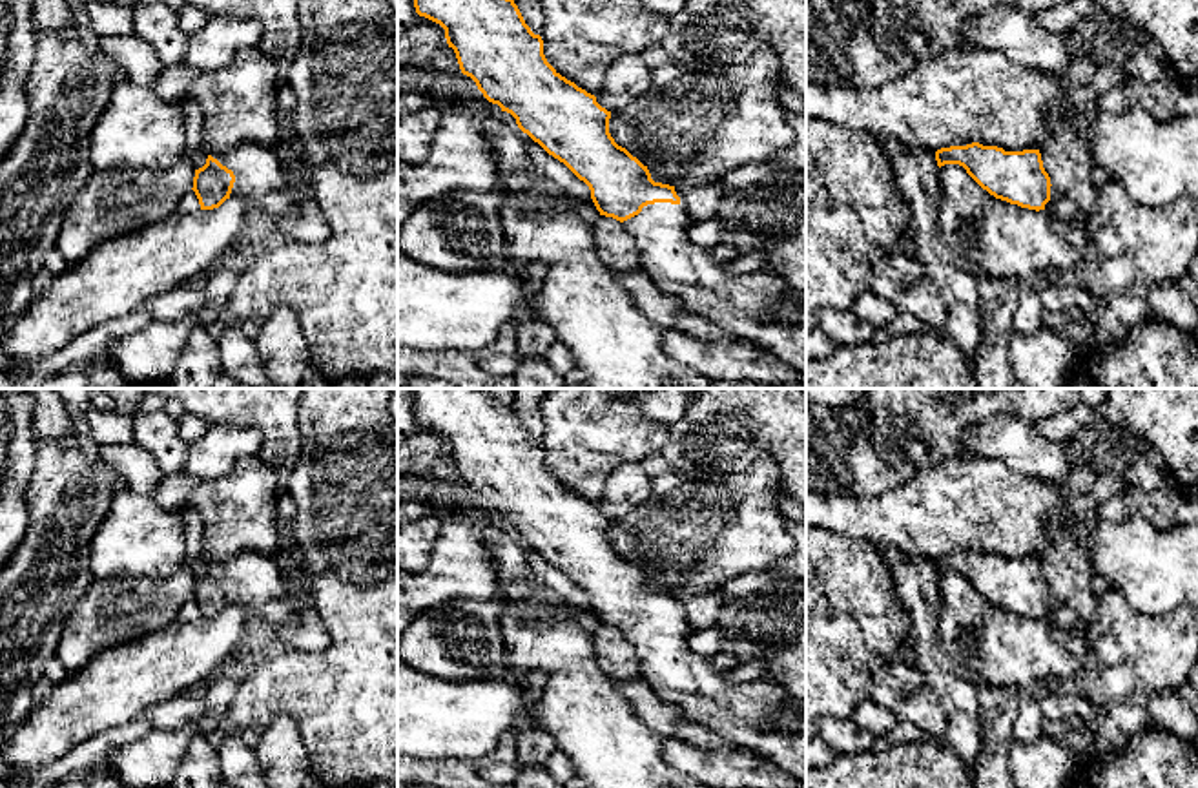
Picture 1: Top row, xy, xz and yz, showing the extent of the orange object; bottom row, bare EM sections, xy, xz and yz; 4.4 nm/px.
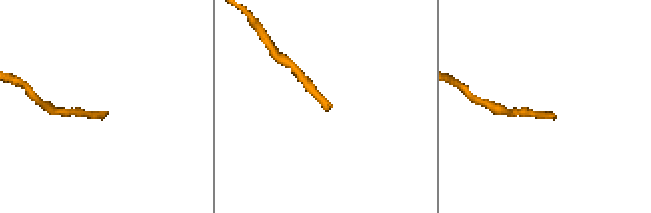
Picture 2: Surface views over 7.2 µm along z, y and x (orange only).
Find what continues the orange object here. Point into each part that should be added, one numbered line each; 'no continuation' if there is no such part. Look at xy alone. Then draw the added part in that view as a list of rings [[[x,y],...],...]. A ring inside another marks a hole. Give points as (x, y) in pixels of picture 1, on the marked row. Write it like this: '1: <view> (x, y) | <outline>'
1: xy (258, 170) | [[[243,142],[228,153],[212,157],[235,175],[230,197],[241,197],[248,204],[257,204],[268,192],[286,184],[286,170],[272,146]]]

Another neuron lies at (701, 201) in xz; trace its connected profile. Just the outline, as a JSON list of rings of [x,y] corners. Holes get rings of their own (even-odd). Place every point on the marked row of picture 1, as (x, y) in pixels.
[[[678,182],[675,186],[676,195],[684,201],[686,210],[693,221],[713,219],[722,197],[720,186],[691,186]]]

